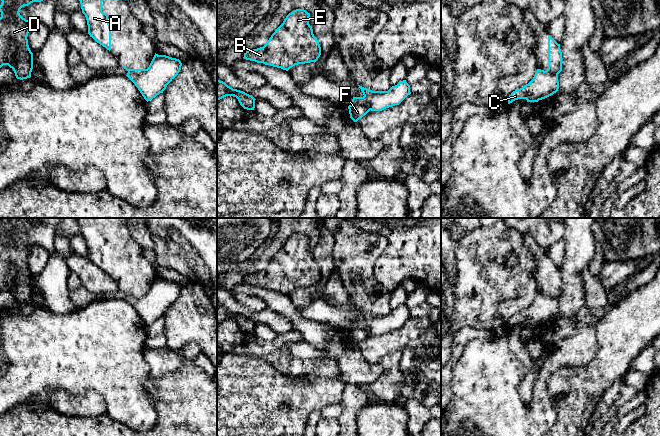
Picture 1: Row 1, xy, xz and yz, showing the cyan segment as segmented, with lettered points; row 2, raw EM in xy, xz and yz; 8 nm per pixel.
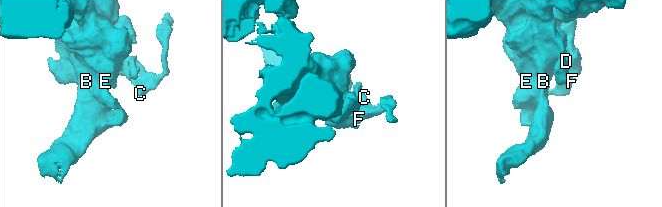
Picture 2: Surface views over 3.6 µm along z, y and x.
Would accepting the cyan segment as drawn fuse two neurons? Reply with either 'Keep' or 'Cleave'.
Cleave

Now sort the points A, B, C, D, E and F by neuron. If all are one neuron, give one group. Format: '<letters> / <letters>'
A B D E F / C

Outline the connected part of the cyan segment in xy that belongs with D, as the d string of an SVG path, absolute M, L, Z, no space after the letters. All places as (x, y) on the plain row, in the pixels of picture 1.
M0 218L0 292L8 289L17 303L31 301L33 277L28 269L31 245L20 239L20 233L41 226L42 218Z

